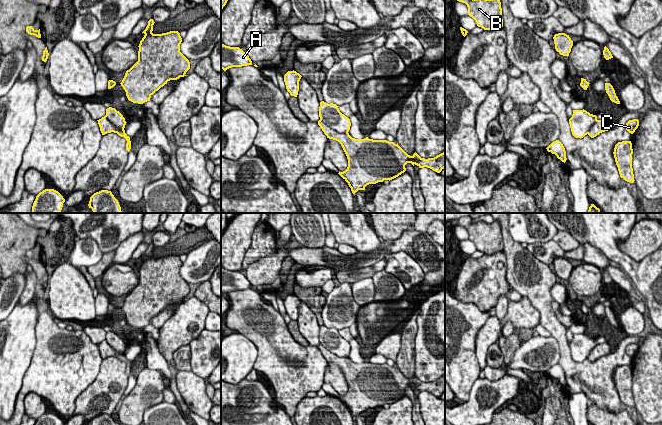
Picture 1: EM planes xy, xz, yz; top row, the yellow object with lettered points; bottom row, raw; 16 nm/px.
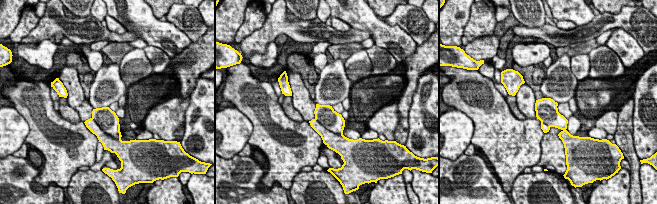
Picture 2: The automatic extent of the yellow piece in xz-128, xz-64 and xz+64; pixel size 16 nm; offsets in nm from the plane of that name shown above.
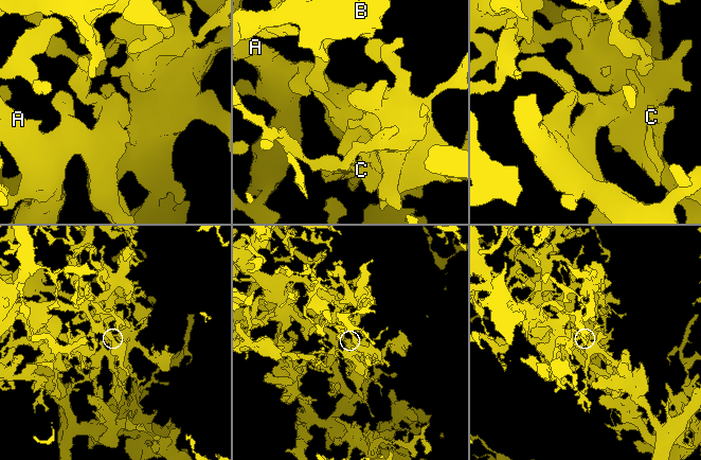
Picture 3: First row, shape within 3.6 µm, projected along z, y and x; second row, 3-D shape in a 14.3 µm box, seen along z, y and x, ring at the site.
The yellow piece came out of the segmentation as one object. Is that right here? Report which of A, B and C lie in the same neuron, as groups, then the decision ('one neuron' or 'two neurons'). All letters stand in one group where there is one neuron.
A B C | one neuron

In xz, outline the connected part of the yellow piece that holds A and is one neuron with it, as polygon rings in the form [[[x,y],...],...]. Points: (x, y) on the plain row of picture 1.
[[[221,268],[221,293],[226,295],[232,291],[252,289],[249,280],[239,271]]]

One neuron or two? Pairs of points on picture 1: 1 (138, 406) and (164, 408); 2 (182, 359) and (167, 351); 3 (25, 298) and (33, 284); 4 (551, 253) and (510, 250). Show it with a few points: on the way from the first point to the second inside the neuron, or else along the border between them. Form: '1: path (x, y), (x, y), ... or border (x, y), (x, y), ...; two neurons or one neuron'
1: border (163, 400), (149, 406), (142, 414); two neurons
2: border (188, 344), (173, 353), (179, 370); two neurons
3: path (27, 295), (31, 287); one neuron
4: border (526, 248), (535, 257), (548, 265); two neurons

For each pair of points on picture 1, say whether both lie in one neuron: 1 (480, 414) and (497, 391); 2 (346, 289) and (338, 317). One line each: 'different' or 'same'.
1: same
2: same

